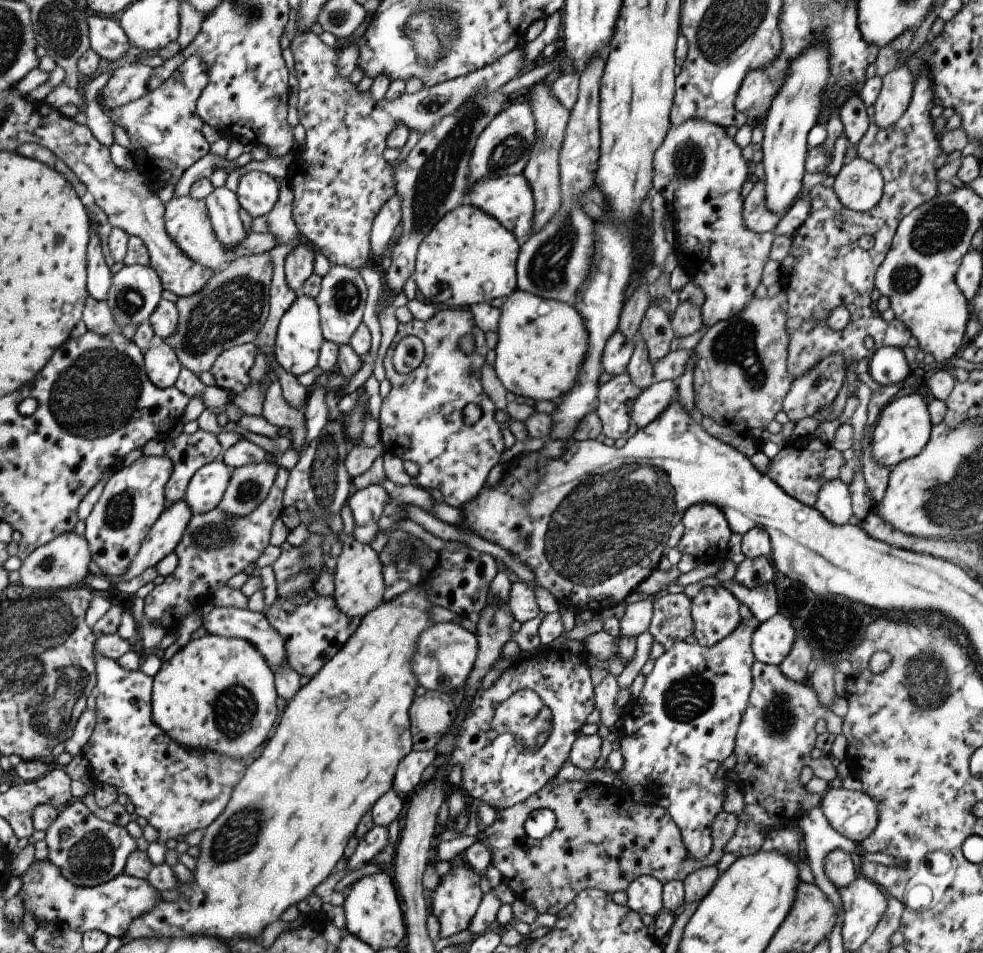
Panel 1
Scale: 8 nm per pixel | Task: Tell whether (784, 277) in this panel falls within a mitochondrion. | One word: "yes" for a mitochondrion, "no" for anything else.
no

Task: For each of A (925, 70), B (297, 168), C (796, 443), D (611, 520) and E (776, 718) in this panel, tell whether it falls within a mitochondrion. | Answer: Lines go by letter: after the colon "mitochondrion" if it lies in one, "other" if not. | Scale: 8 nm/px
A: other
B: other
C: other
D: mitochondrion
E: mitochondrion

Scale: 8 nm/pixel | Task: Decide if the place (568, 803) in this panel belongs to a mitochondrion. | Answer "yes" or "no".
no

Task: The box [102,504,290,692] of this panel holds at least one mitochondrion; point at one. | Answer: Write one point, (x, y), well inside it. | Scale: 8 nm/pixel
(221, 532)

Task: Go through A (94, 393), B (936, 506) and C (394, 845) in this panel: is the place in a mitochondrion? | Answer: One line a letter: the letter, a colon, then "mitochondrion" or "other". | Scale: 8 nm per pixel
A: mitochondrion
B: mitochondrion
C: other

